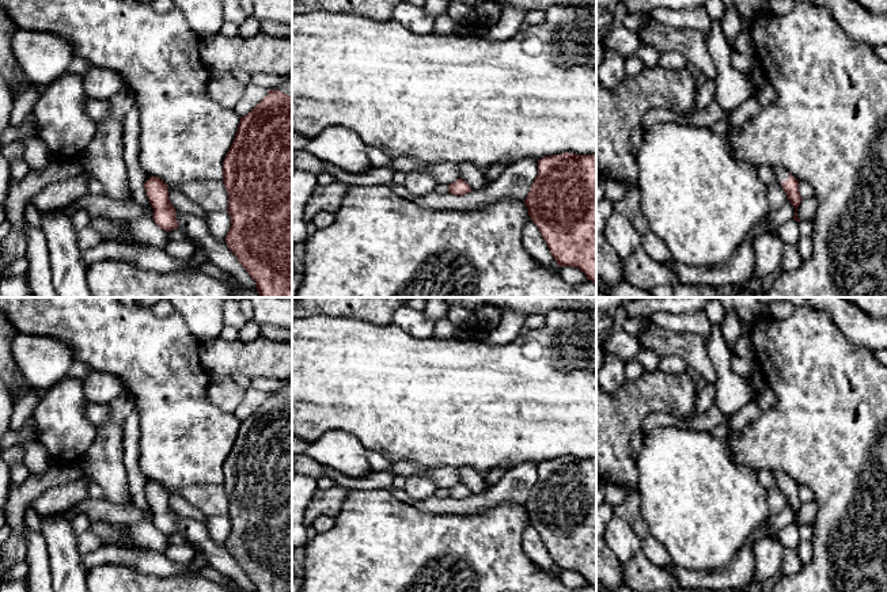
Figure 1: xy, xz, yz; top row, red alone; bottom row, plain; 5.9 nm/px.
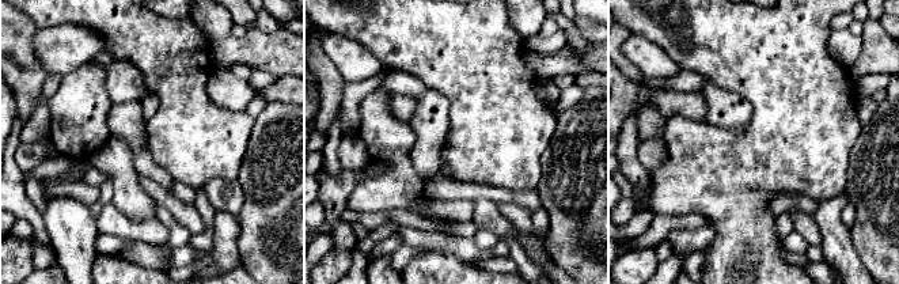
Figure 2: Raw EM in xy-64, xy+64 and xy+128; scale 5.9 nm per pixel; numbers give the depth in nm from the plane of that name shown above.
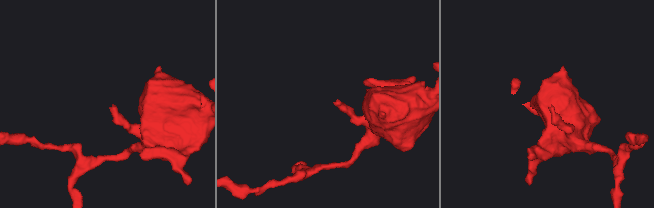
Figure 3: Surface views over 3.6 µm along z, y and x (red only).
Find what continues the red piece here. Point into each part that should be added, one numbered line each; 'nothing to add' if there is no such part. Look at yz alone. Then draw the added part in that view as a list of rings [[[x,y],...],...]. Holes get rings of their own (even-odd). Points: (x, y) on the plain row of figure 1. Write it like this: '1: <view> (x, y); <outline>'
1: yz (780, 478); [[[770,471],[770,473],[772,473],[778,487],[788,483],[789,477],[785,475],[784,473],[781,473],[781,471]]]

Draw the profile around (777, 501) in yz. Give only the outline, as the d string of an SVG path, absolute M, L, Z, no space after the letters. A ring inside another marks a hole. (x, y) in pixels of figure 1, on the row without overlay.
M777 486L774 489L767 490L767 504L770 516L777 515L786 508L788 500L782 493L781 487Z

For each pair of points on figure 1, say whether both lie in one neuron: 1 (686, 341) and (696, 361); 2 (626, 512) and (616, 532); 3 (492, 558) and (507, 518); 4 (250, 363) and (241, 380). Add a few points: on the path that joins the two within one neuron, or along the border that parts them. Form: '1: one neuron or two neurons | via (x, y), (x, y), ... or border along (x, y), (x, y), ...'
1: one neuron | via (690, 346), (696, 356)
2: two neurons | border along (616, 513), (630, 526), (640, 541)
3: one neuron | via (492, 549), (492, 538), (501, 527)
4: two neurons | border along (230, 376), (242, 374), (250, 379)

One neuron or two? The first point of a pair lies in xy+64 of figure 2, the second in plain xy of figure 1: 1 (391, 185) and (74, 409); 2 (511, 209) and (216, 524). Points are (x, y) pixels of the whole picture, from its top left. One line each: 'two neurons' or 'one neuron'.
1: one neuron
2: two neurons

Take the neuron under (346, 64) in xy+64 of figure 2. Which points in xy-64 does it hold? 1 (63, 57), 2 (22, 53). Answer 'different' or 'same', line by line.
1: same
2: different

